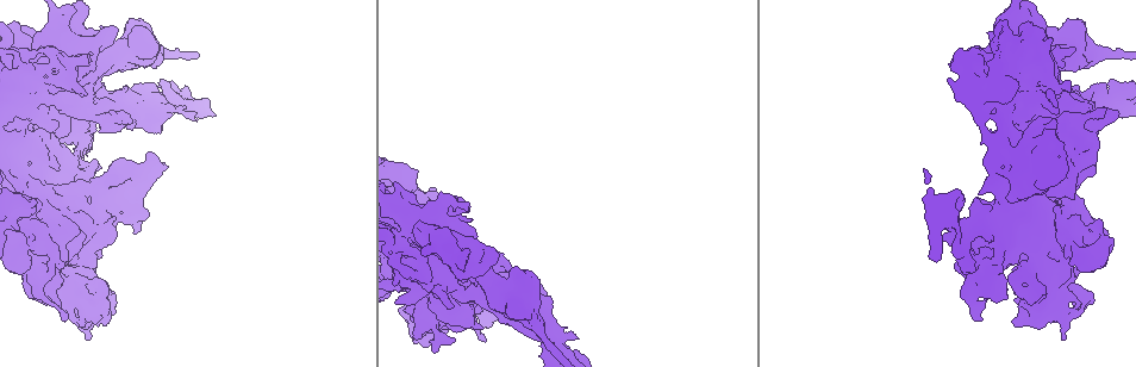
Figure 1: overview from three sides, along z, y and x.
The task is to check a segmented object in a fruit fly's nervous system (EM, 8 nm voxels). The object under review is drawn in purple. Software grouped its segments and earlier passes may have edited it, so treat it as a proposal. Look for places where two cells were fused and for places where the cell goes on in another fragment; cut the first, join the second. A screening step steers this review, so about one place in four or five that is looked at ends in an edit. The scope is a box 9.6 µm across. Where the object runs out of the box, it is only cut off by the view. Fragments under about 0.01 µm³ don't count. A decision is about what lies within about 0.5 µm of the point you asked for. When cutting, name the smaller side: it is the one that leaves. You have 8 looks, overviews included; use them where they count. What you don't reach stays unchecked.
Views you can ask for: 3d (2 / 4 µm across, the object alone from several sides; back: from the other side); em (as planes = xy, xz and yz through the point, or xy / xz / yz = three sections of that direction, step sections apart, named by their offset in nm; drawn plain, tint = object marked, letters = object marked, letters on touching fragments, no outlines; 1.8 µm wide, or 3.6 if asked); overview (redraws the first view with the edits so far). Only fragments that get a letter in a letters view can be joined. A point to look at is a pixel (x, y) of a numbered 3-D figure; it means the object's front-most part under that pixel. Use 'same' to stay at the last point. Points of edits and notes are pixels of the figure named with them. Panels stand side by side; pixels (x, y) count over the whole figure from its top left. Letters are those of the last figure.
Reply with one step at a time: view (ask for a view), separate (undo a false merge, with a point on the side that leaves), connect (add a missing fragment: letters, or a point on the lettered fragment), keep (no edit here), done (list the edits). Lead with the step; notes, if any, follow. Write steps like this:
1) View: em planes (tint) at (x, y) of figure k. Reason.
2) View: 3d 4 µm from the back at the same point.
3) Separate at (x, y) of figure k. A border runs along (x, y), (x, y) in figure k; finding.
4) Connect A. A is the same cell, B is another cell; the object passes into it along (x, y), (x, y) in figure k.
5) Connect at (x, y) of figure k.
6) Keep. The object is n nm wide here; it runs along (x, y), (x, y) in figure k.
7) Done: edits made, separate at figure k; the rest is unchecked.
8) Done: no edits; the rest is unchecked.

View: em 3.6 µm xy step 8 (tint) at (1073, 47) of figure 1. Branch stops here.

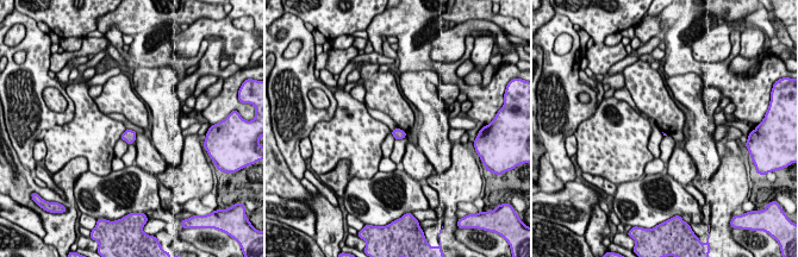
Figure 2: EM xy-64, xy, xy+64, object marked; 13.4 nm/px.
View: em 3.6 µm planes (letters) at the same point. Another direction.

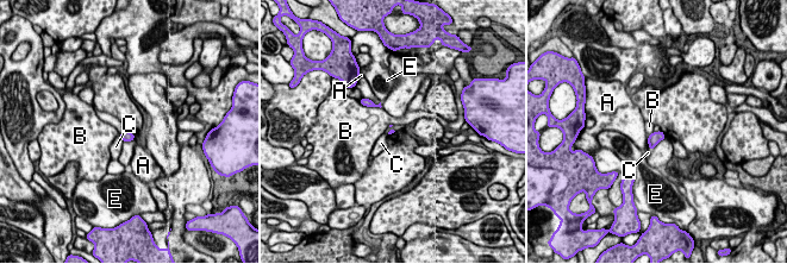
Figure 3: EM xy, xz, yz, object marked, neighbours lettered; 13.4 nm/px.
Keep. A, B, C and E are other cells; a border runs along (119, 133), (124, 142) in figure 3; no lettered fragment goes on from it.

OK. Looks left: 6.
View: em 3.6 µm xy step 16 (tint) at (31, 174) of figure 1. Touches itself.

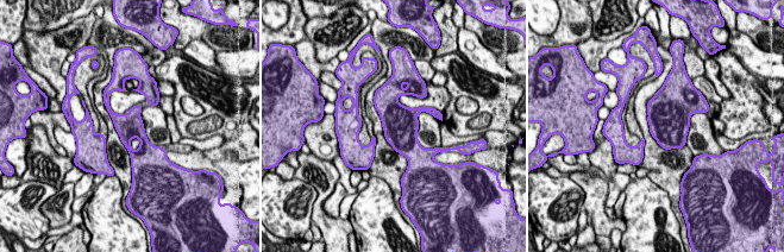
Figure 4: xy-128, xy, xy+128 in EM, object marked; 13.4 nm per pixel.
View: em 3.6 µm planes (tint) at the same point. Another direction.

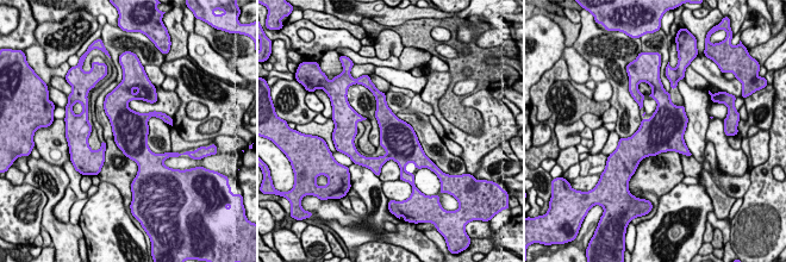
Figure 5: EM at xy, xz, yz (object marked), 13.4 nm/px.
View: em 3.6 µm planes (letters) at the same point.

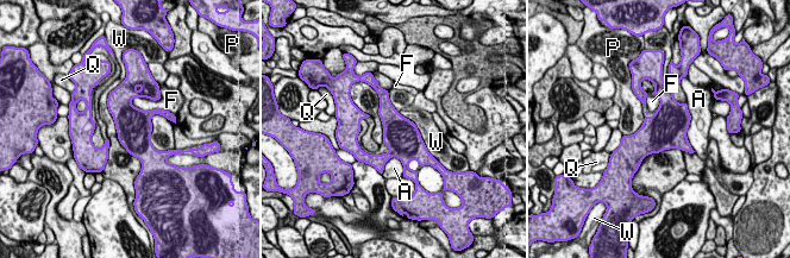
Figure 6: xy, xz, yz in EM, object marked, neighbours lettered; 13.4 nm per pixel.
Keep. A, F, P, Q and W are other cells; a border runs along (388, 90), (428, 152) in figure 6; one cell here.

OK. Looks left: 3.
View: em xz step 4 (letters) at (963, 254) of figure 1. Closes a loop.

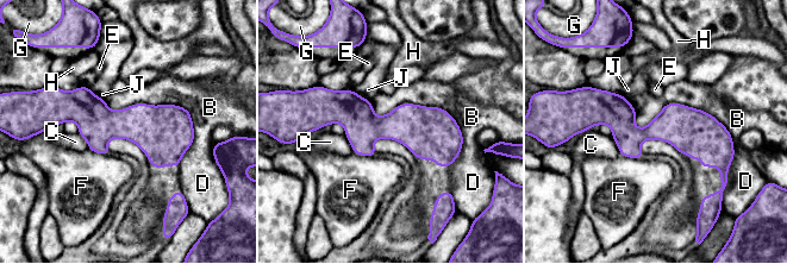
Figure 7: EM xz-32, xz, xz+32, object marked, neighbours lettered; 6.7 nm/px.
Keep. B, C, D, E, F, G, H and J are other cells; a border runs along (653, 118), (643, 127), (634, 126) in figure 7; all the same cell.

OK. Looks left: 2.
Done: no edits; the rest is unchecked.

